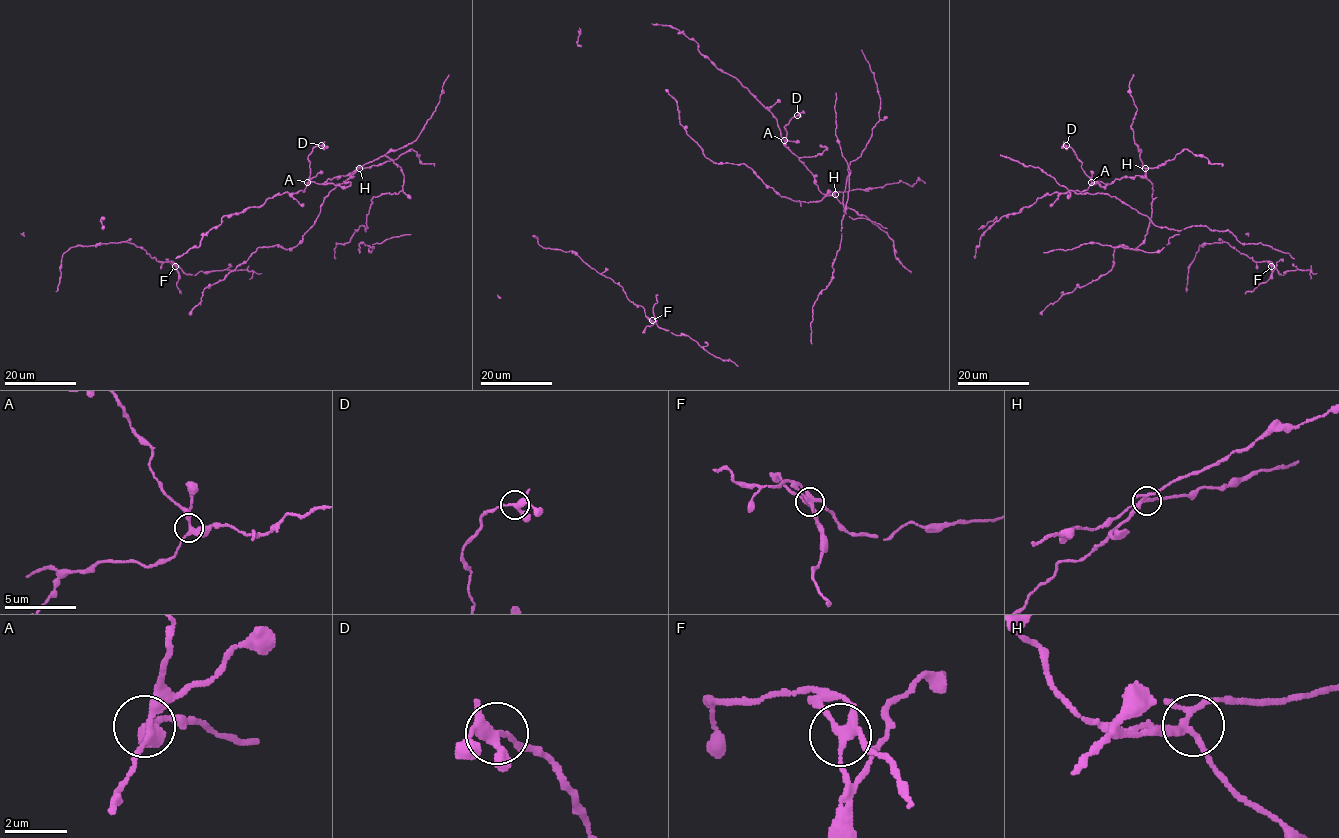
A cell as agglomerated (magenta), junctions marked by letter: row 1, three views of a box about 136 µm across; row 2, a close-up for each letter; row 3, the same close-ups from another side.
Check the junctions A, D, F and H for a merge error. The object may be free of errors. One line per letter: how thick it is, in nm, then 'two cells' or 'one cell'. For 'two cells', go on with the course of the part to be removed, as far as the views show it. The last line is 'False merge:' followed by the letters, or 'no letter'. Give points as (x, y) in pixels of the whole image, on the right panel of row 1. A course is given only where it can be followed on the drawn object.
A: 280 nm | one cell
D: 280 nm | one cell
F: 260 nm | two cells | (1271, 266), (1272, 275), (1245, 293)
H: 220 nm | one cell
False merge: F

